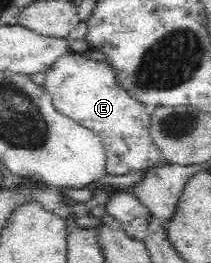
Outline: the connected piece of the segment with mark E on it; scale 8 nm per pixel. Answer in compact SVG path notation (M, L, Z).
M78 52L65 54L46 70L44 87L58 112L100 137L106 152L106 174L140 171L160 161L160 150L153 143L149 133L149 110L119 85L116 72L107 63L90 61Z

